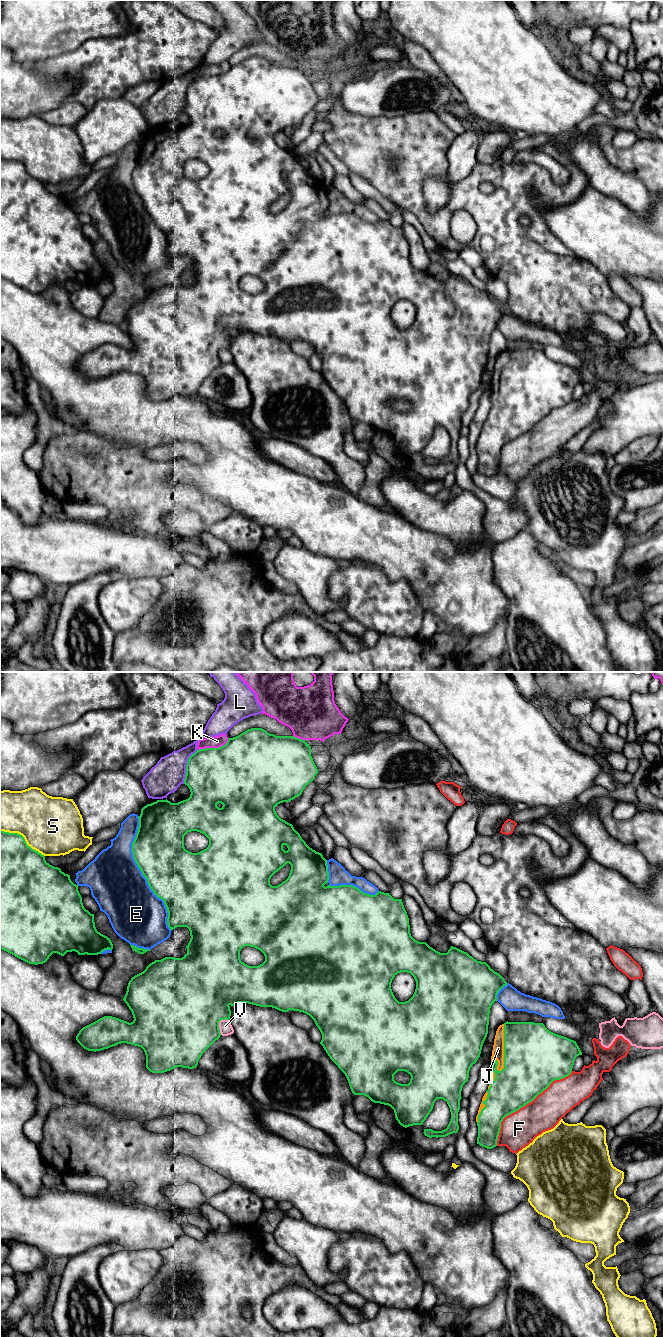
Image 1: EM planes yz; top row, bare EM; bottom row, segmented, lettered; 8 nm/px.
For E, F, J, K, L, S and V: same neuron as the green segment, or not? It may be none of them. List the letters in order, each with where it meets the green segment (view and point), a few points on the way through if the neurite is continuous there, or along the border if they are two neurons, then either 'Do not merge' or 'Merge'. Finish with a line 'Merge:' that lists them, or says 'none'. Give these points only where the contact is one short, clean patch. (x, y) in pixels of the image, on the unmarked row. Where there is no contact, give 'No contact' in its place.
E: Touches green at yz (142, 201). Do not merge
F: Touches green at yz (524, 433). Do not merge
J: Touches green at yz (504, 376). Merge
K: Touches green at yz (214, 76). Do not merge
L: Touches green at yz (186, 94). Do not merge
S: Touches green at yz (23, 166). Do not merge
V: Touches green at yz (218, 352). Do not merge
Merge: J

